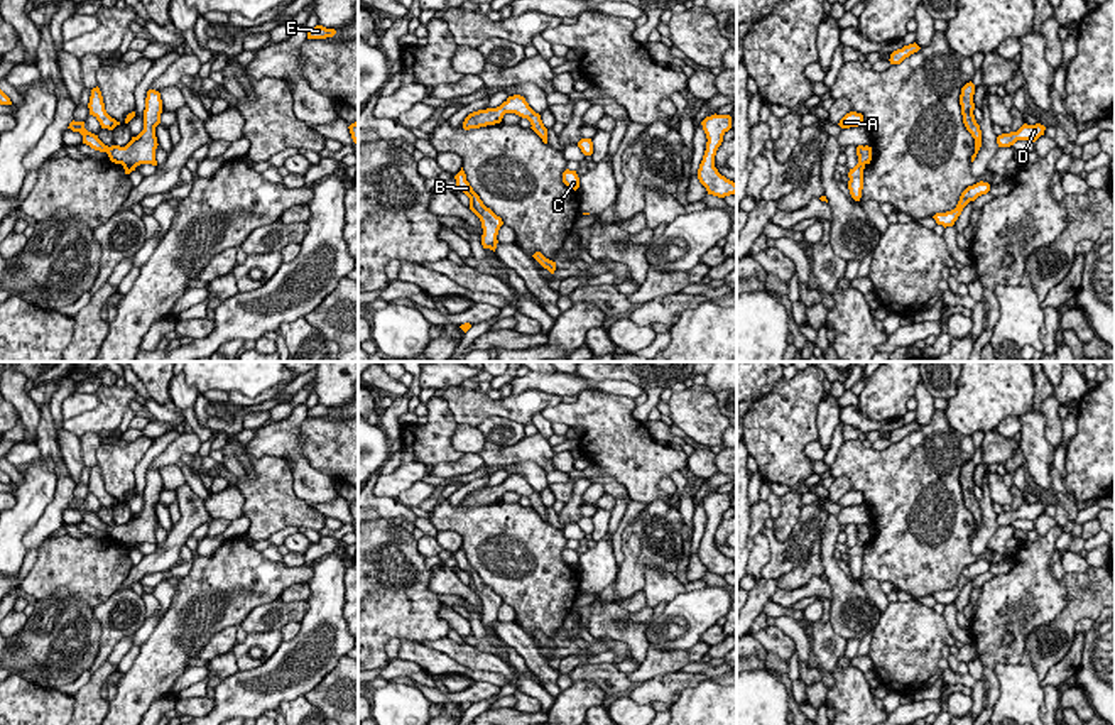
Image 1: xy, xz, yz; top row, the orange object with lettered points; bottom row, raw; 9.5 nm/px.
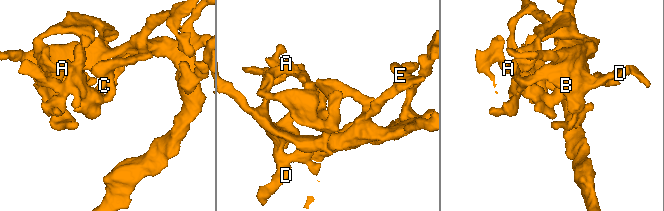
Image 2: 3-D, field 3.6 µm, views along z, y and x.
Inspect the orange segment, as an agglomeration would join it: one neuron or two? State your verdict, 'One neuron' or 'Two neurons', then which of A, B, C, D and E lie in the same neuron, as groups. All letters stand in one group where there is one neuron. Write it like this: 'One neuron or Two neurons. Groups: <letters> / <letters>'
One neuron. Groups: A B C D E

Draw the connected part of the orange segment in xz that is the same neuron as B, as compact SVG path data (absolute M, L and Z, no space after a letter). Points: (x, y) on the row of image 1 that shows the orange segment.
M461 167L461 171L454 176L456 188L463 191L470 198L470 210L480 218L483 235L481 235L481 245L483 248L490 248L495 252L497 248L497 235L500 226L503 225L502 218L497 216L490 208L483 204L480 196L473 191L470 183L466 181L466 174Z

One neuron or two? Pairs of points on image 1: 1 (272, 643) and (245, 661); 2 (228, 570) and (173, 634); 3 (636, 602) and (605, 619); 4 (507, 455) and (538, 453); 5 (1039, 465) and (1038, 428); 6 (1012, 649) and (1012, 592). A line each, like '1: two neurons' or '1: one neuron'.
1: one neuron
2: one neuron
3: two neurons
4: one neuron
5: one neuron
6: one neuron

